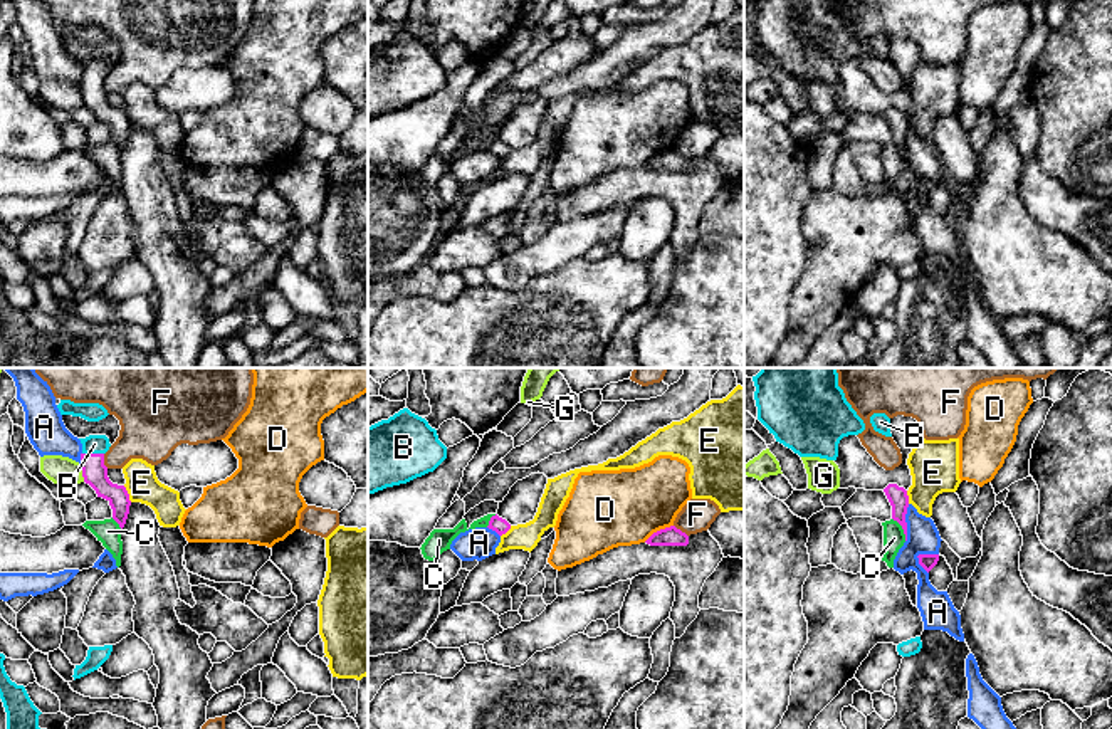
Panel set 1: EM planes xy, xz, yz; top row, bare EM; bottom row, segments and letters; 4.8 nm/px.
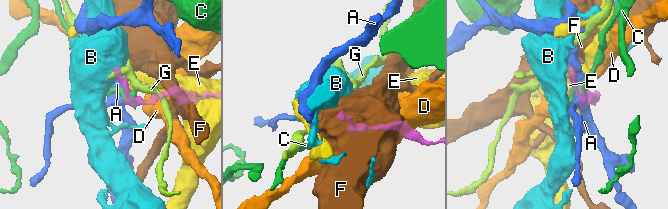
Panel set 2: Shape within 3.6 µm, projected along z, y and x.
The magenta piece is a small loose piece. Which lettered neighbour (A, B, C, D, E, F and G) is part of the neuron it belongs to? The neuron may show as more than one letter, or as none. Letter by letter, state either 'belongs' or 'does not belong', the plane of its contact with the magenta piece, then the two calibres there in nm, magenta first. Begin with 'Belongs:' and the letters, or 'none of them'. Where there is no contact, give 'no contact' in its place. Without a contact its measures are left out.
Belongs: B
A: does not belong | yz | 80/160 nm
B: belongs | xy | 120/100 nm
C: does not belong | yz | 100/110 nm
D: does not belong | xz | 100/360 nm
E: does not belong | xy | 120/160 nm
F: does not belong | xy | 120/260 nm
G: does not belong | xy | 120/140 nm

